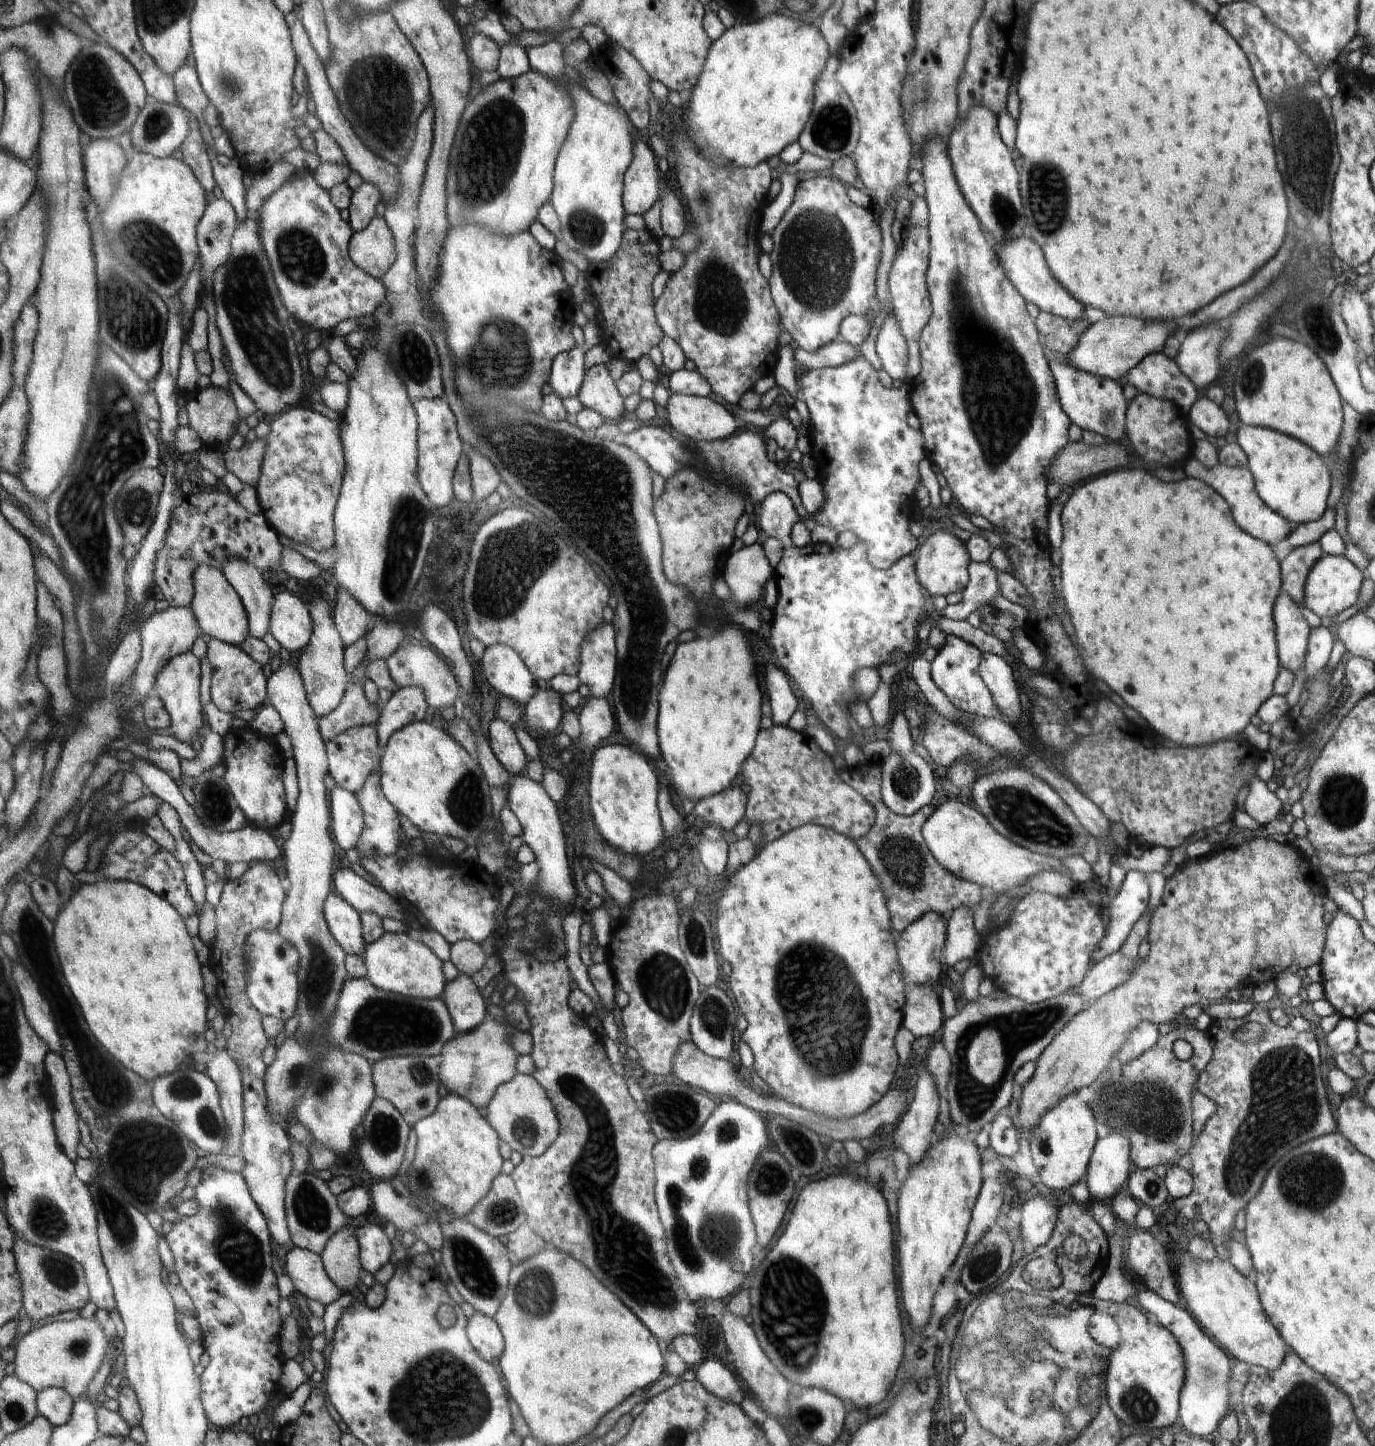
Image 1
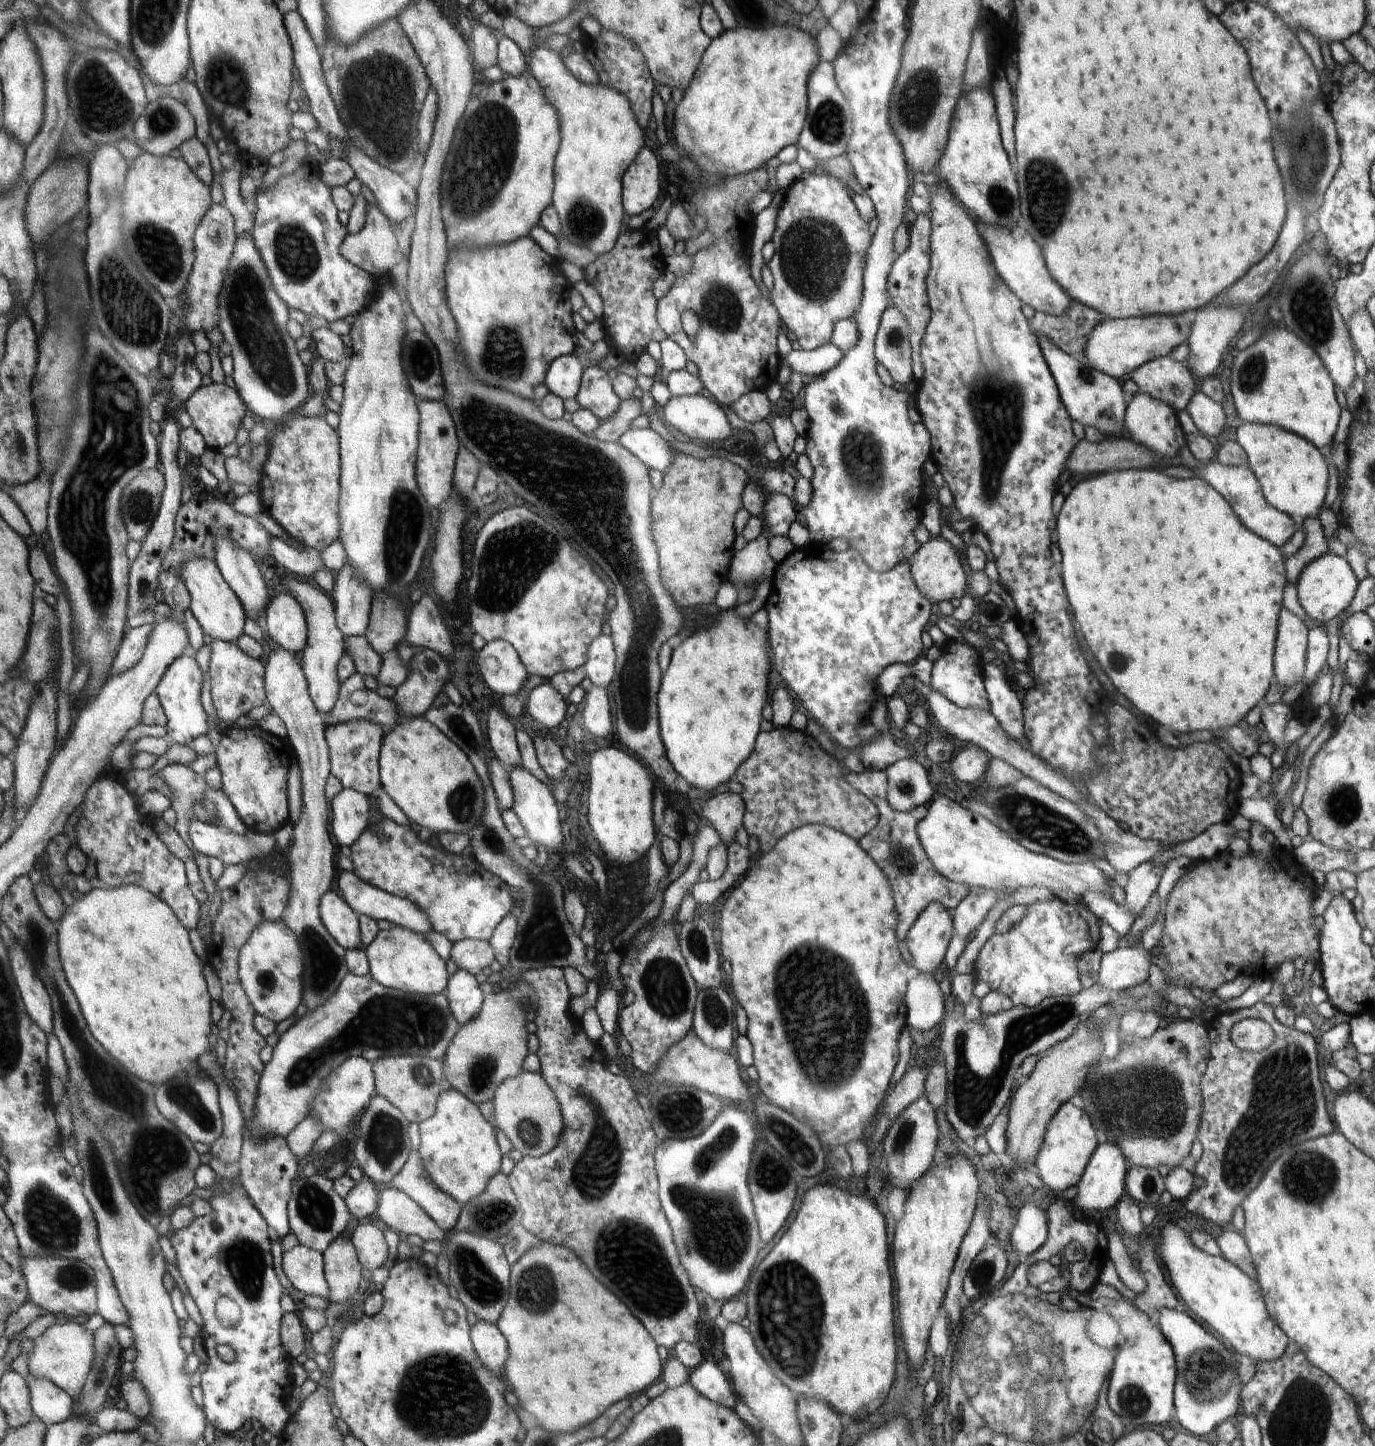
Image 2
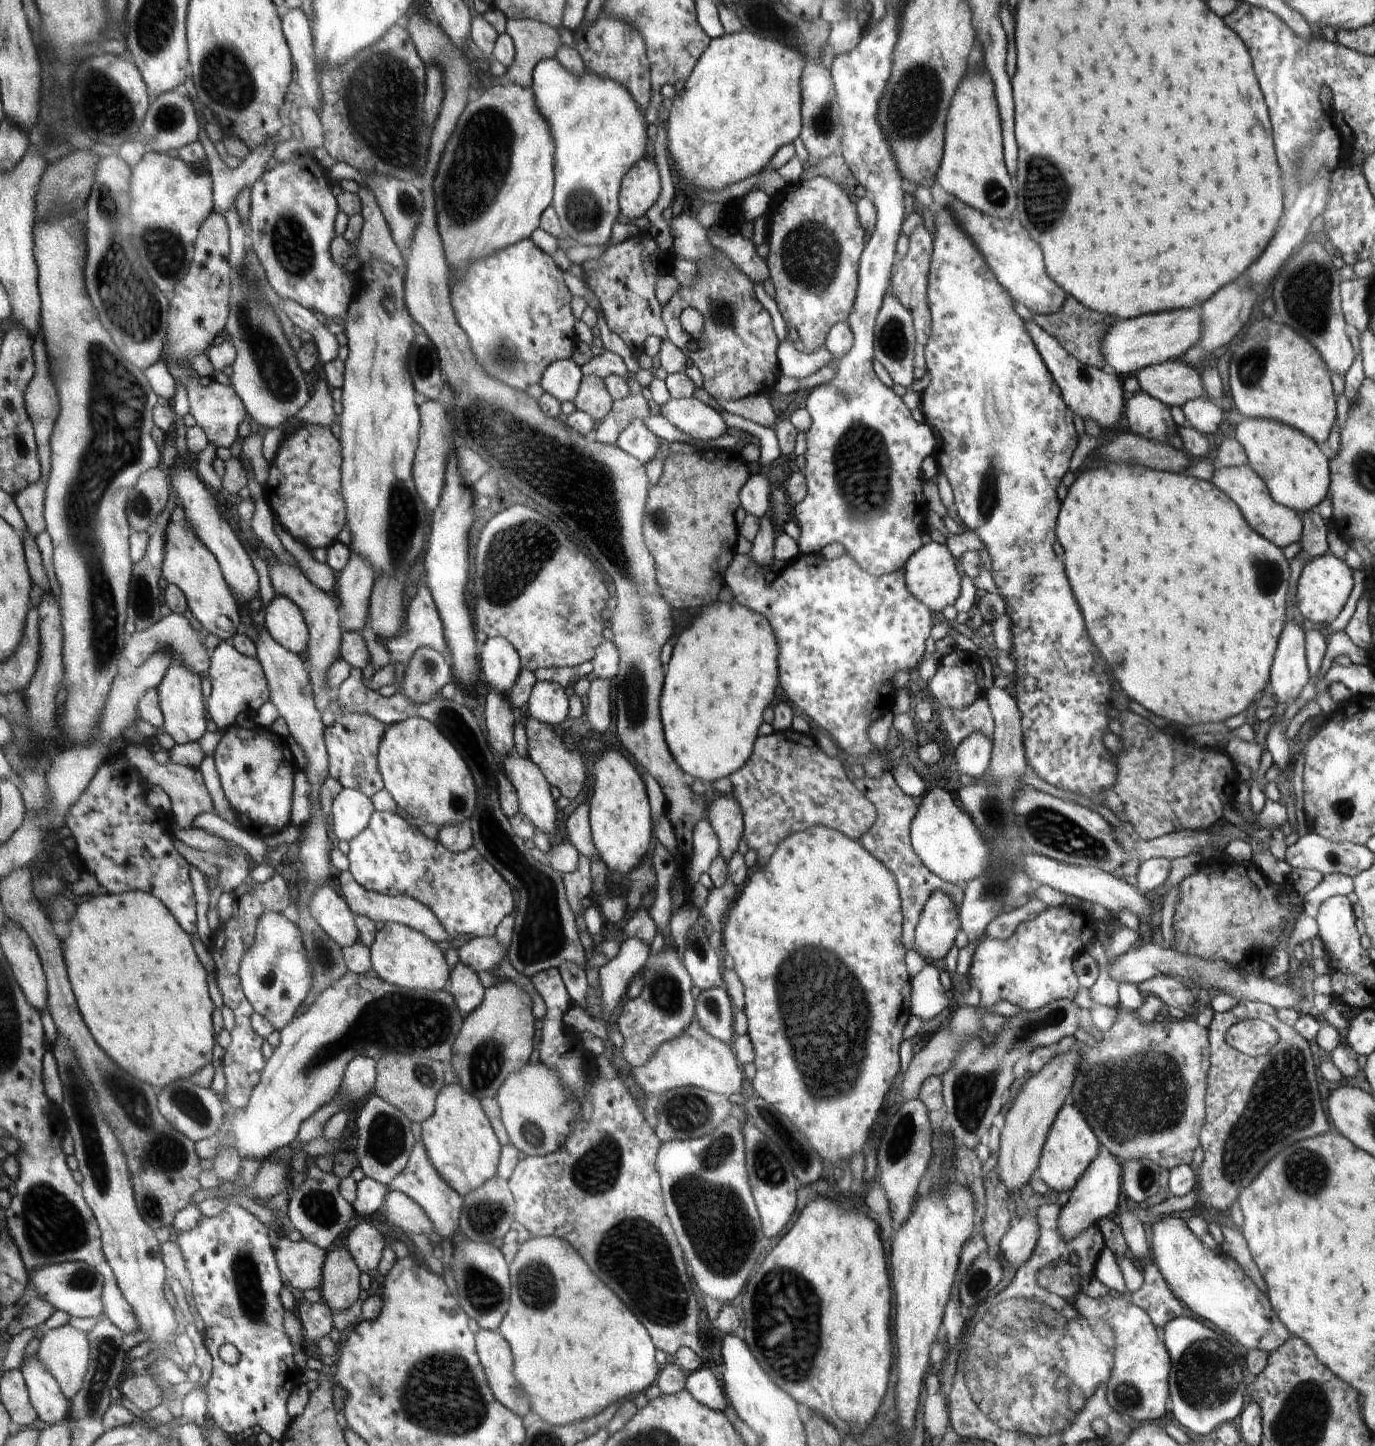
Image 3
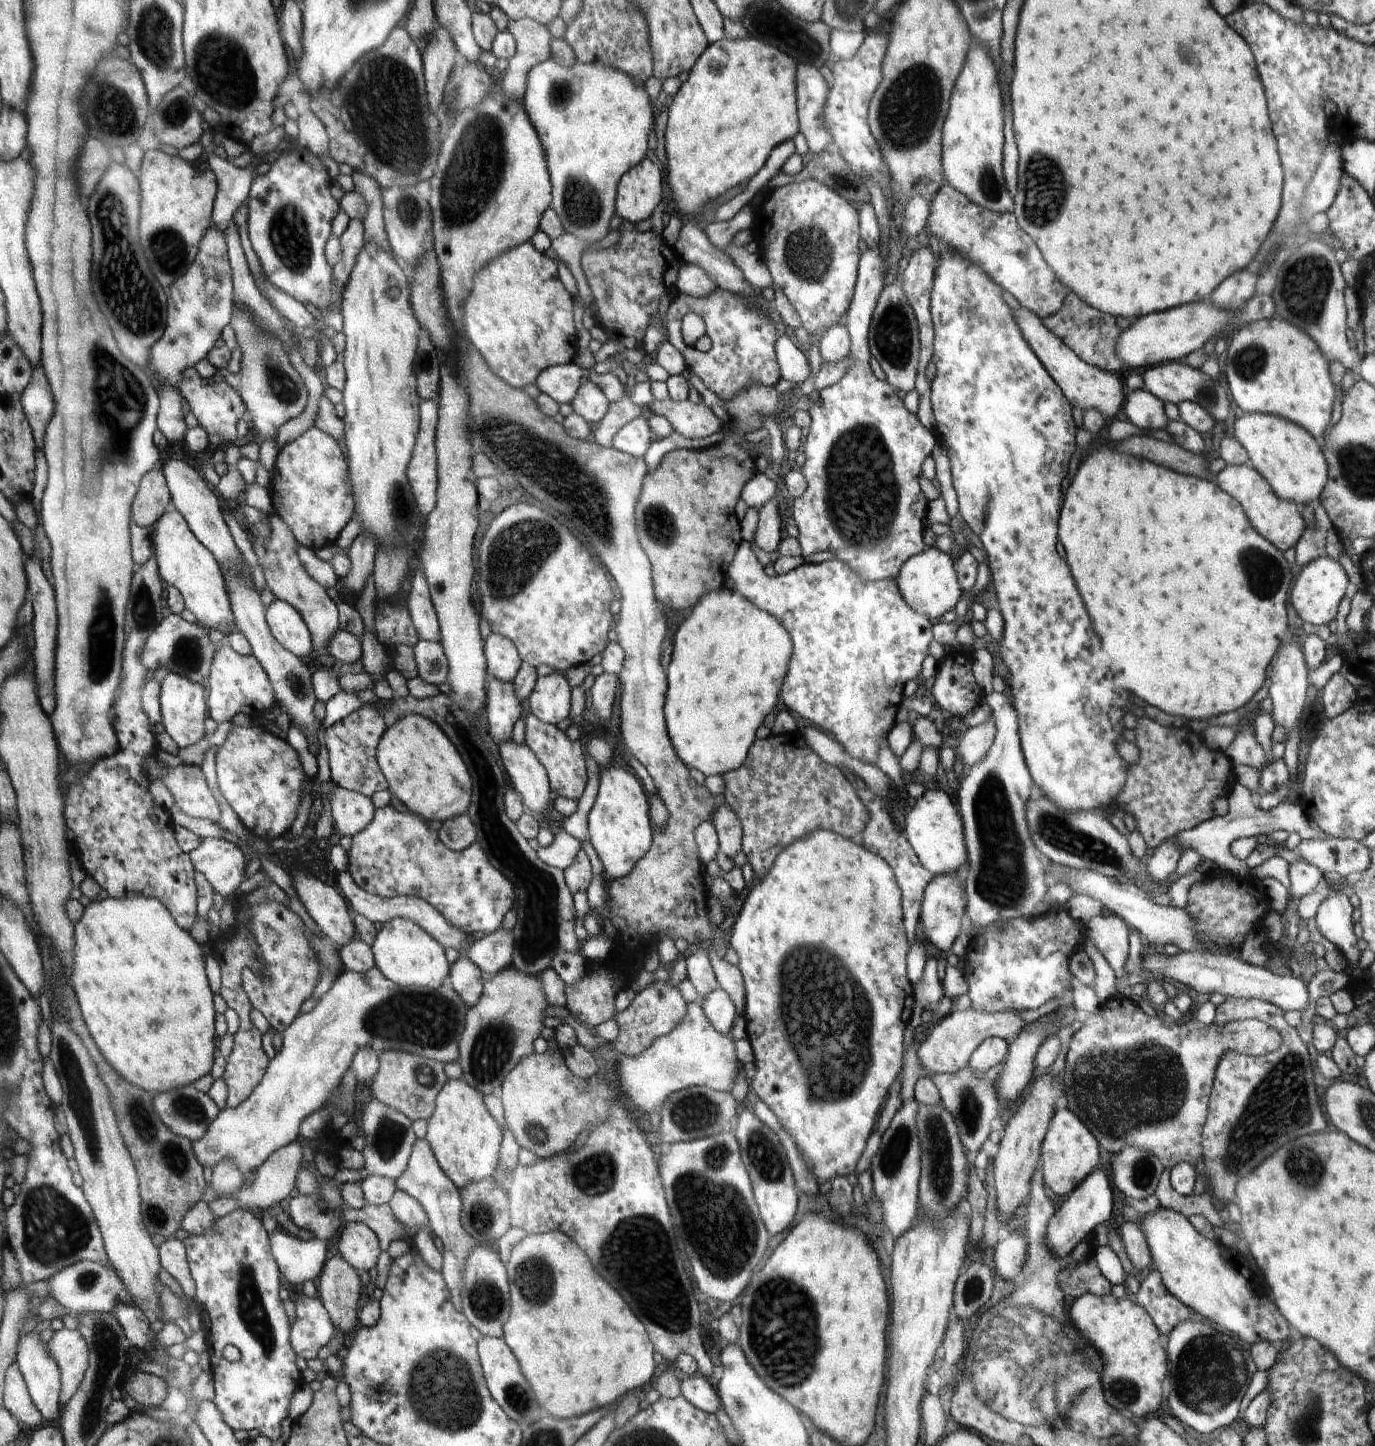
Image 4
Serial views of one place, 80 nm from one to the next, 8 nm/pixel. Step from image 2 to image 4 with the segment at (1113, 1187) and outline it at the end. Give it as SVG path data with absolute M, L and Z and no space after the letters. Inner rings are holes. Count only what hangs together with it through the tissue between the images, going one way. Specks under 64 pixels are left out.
M1107 1166L1093 1170L1064 1201L1060 1210L1056 1211L1050 1219L1045 1243L1048 1250L1056 1257L1064 1258L1074 1250L1074 1247L1086 1236L1092 1234L1099 1224L1110 1220L1114 1208L1114 1194L1112 1191L1112 1178Z

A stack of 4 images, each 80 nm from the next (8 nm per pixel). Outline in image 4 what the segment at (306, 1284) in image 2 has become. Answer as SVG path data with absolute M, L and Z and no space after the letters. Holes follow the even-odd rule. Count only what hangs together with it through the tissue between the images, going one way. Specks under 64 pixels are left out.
M280 1226L272 1233L272 1250L282 1276L298 1290L303 1282L313 1281L326 1262L326 1241L305 1241L294 1237Z

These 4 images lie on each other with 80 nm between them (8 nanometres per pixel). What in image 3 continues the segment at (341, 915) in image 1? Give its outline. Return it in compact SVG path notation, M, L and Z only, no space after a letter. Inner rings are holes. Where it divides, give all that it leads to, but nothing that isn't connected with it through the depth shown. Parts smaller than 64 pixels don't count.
M326 883L318 885L313 890L307 907L322 930L325 930L343 950L358 940L357 924L354 924L350 908Z

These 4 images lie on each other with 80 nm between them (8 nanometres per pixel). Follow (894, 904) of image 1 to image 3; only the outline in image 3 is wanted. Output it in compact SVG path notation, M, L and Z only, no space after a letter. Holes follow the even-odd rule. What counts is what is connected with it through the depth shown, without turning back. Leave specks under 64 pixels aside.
M891 768L886 769L878 780L864 776L860 779L855 778L854 782L857 789L863 795L866 795L866 798L873 803L874 808L877 810L875 823L858 841L867 851L870 851L870 854L882 861L897 879L905 913L903 939L905 940L906 950L912 950L915 945L915 930L929 896L937 890L946 891L953 896L955 903L960 903L964 896L963 886L946 882L945 879L941 879L933 871L928 870L921 858L914 852L910 838L910 827L912 819L916 816L919 802L906 796L900 790L900 787L894 780Z

